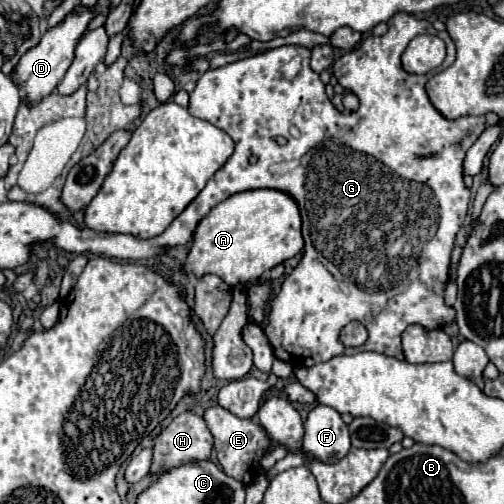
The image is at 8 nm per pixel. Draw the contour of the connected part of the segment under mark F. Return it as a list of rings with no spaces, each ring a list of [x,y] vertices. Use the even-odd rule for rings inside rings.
[[[318,404],[310,410],[304,422],[304,448],[302,454],[288,454],[278,460],[270,470],[264,472],[268,480],[272,480],[278,472],[284,472],[294,466],[304,466],[306,458],[318,458],[322,462],[338,462],[350,452],[350,434],[348,426],[340,418],[340,414],[324,404]]]

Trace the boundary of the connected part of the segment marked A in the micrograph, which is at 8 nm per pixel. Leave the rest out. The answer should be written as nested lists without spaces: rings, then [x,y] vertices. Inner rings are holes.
[[[246,190],[222,200],[218,206],[214,206],[214,210],[210,210],[210,214],[206,214],[206,218],[202,218],[202,222],[198,222],[182,272],[186,274],[192,272],[196,278],[202,278],[206,274],[216,274],[232,288],[238,284],[246,286],[248,282],[260,278],[272,266],[300,254],[302,248],[304,248],[304,240],[300,236],[298,204],[280,190]]]

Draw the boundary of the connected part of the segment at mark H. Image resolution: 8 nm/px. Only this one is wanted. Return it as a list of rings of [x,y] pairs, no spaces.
[[[182,412],[176,416],[156,438],[152,476],[186,464],[208,460],[212,452],[212,434],[206,428],[202,416],[194,412]]]

